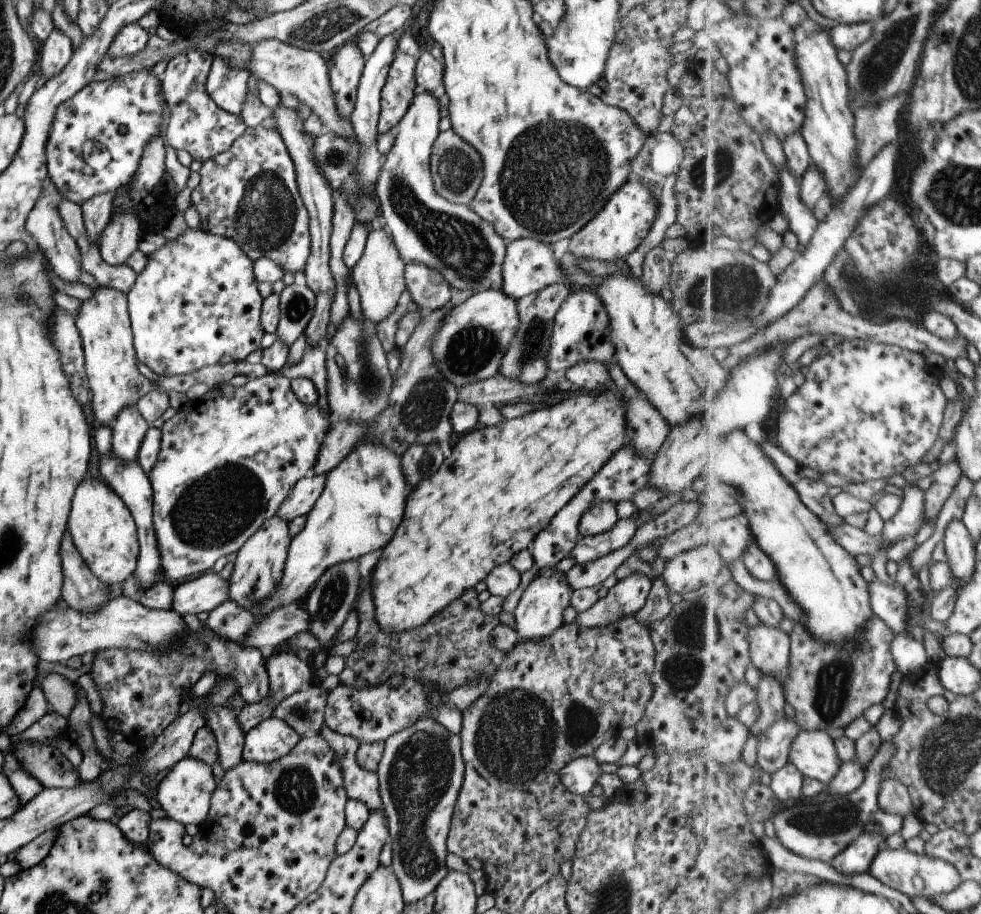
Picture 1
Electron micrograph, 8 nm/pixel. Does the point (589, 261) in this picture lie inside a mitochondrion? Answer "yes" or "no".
no

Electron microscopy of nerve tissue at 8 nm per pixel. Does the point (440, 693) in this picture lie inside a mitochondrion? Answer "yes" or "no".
no

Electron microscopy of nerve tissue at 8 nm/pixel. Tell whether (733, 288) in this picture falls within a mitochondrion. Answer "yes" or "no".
yes

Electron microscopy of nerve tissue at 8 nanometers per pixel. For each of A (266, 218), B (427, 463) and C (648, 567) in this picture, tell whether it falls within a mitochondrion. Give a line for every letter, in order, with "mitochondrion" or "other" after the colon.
A: mitochondrion
B: mitochondrion
C: other

